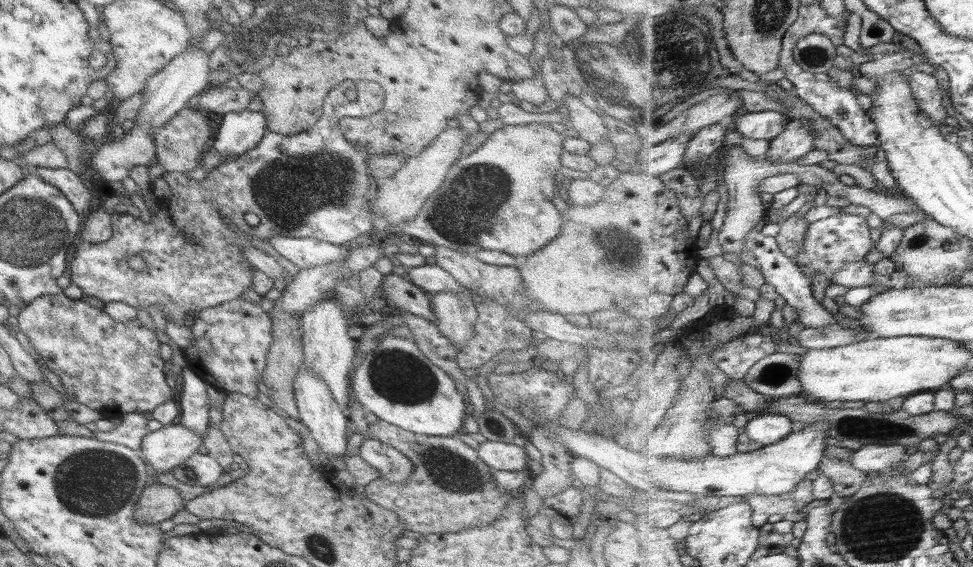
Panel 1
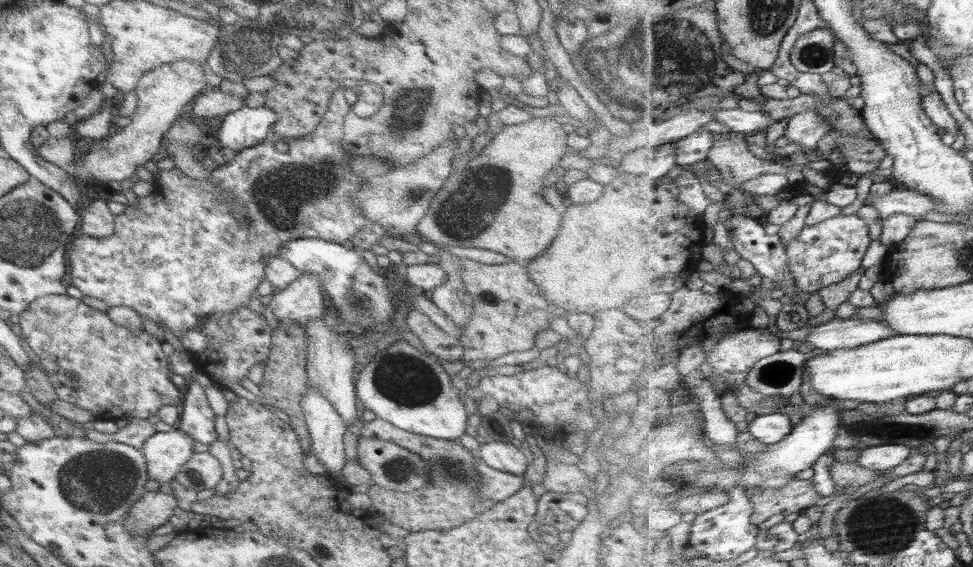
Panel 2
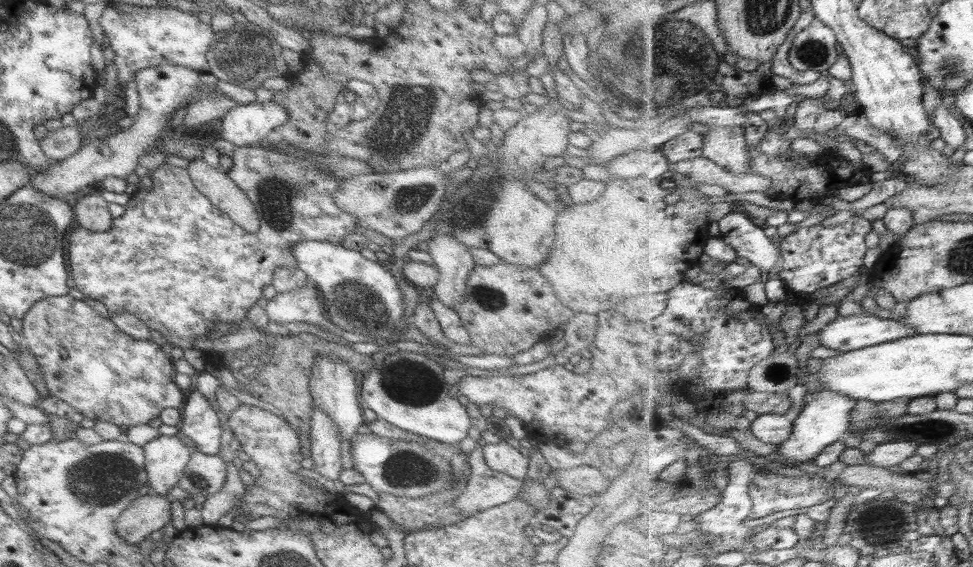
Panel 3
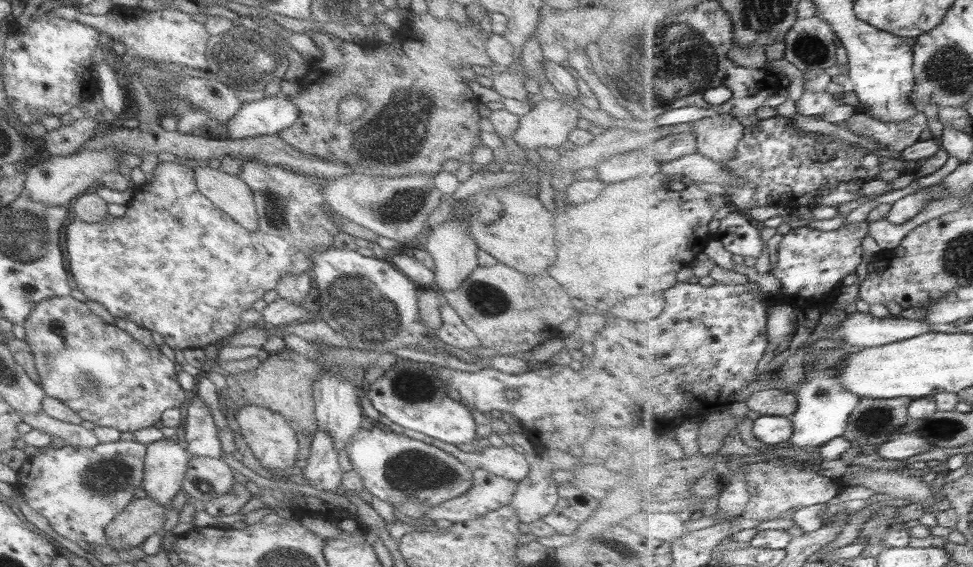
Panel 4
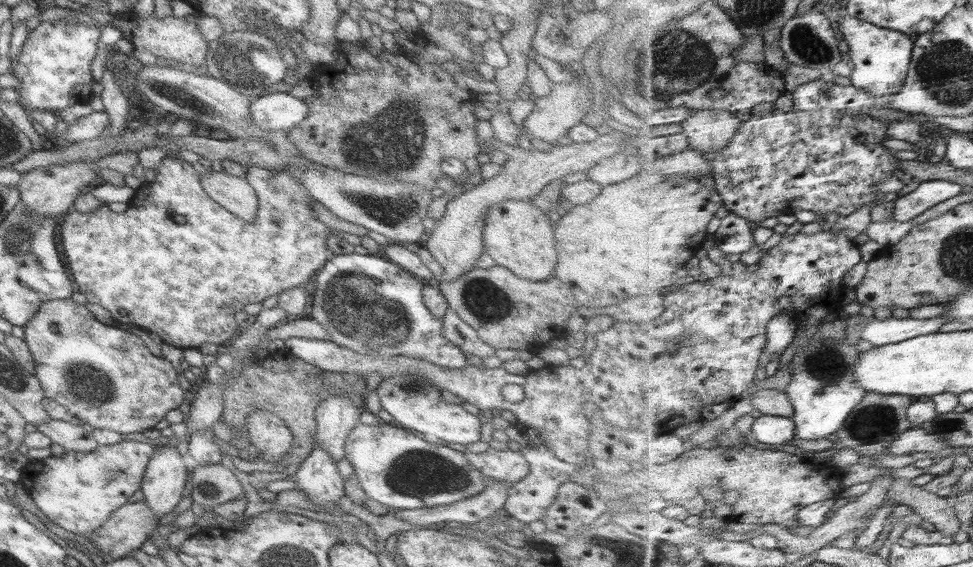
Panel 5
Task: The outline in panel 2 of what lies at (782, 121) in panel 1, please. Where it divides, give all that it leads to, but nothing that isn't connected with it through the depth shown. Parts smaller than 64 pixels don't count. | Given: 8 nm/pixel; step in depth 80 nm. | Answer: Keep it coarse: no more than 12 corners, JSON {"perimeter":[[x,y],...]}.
{"perimeter":[[740,107],[714,114],[746,138],[767,132],[775,121],[763,111]]}

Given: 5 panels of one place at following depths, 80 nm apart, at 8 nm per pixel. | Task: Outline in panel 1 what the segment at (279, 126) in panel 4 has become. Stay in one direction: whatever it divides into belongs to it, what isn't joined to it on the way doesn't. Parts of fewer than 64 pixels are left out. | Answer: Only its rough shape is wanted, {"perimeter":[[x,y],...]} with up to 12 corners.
{"perimeter":[[245,109],[221,118],[213,150],[225,161],[255,147],[265,116]]}

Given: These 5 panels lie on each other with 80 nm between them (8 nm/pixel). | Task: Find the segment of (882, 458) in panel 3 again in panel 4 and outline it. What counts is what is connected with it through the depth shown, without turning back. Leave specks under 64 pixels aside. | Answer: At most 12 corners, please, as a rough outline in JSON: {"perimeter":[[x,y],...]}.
{"perimeter":[[919,432],[901,434],[877,449],[881,458],[907,460],[929,444]]}

